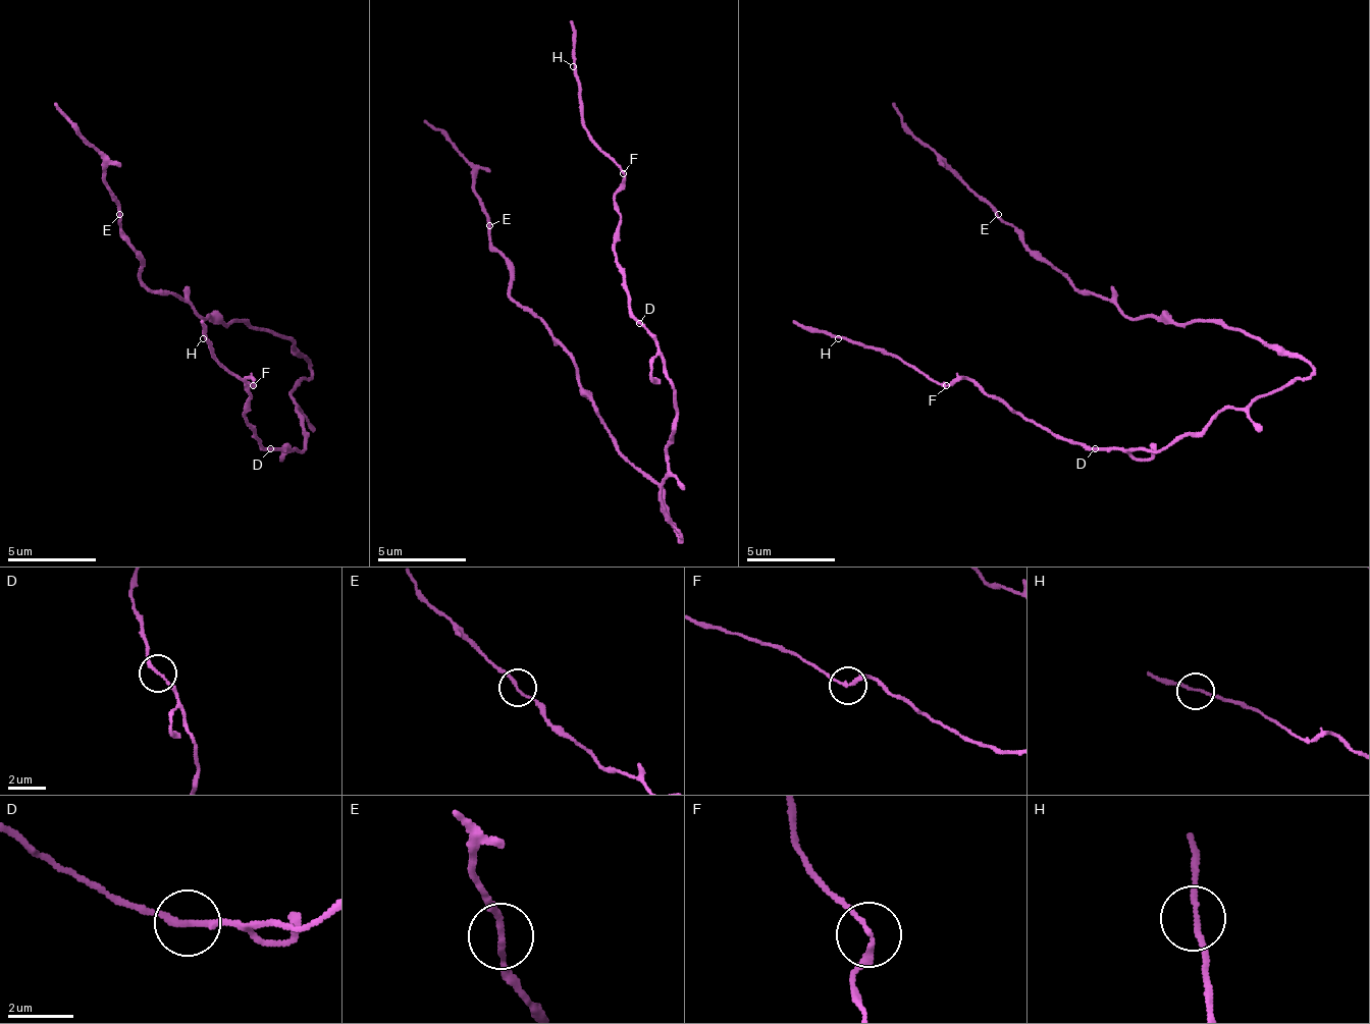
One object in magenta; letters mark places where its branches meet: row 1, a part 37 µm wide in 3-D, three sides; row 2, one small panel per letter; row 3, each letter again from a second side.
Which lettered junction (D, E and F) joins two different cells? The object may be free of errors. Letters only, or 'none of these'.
none of these

